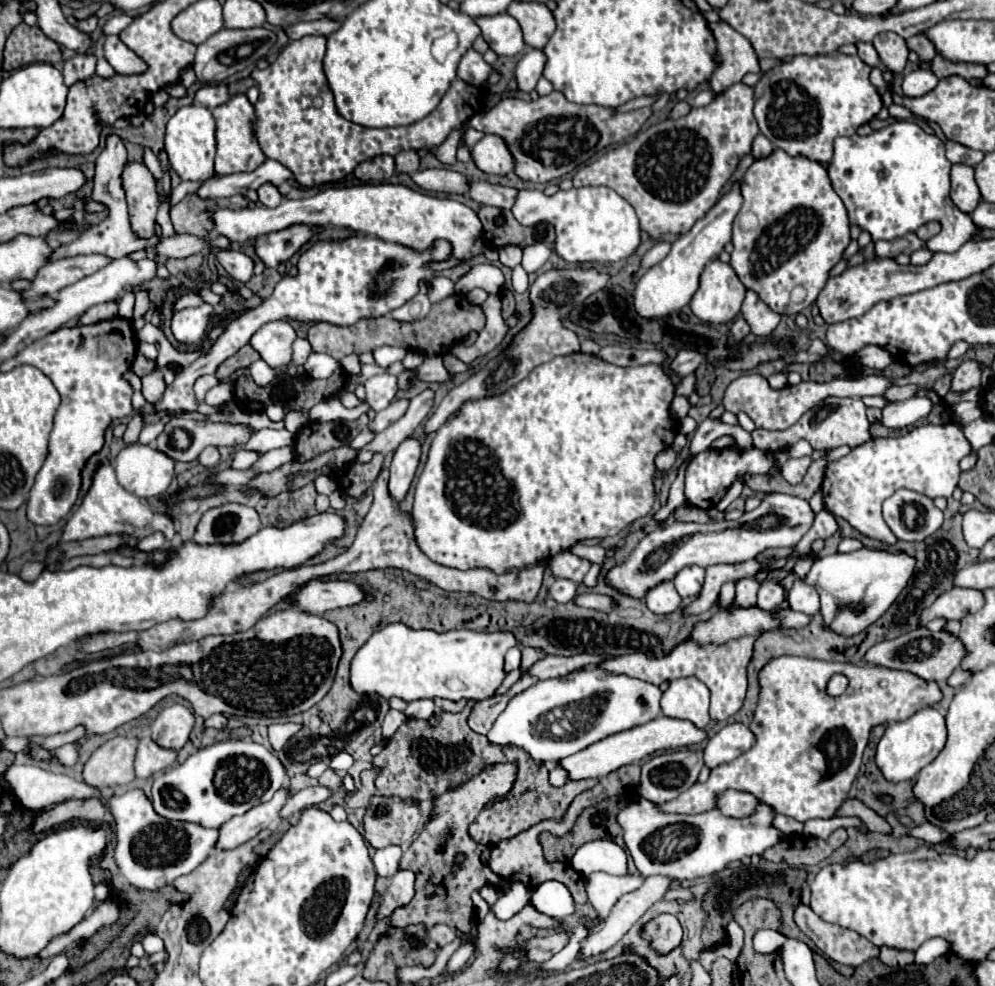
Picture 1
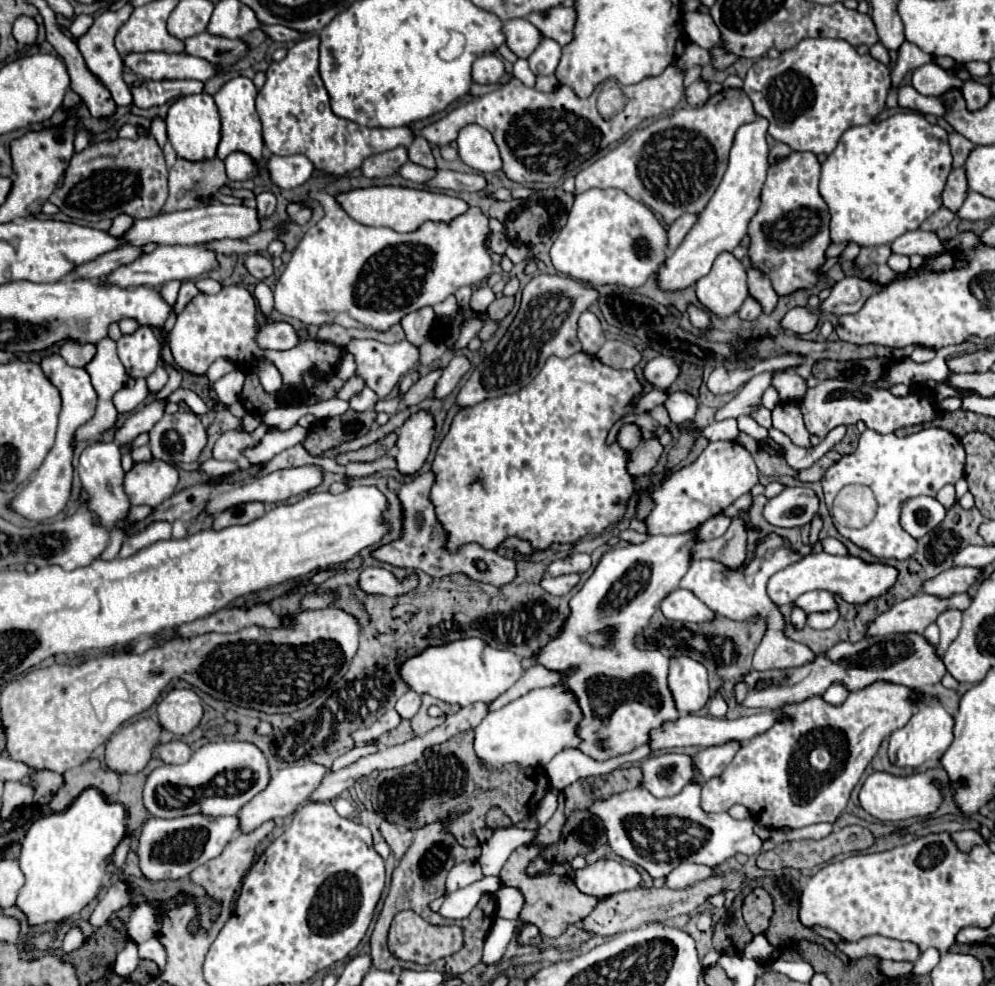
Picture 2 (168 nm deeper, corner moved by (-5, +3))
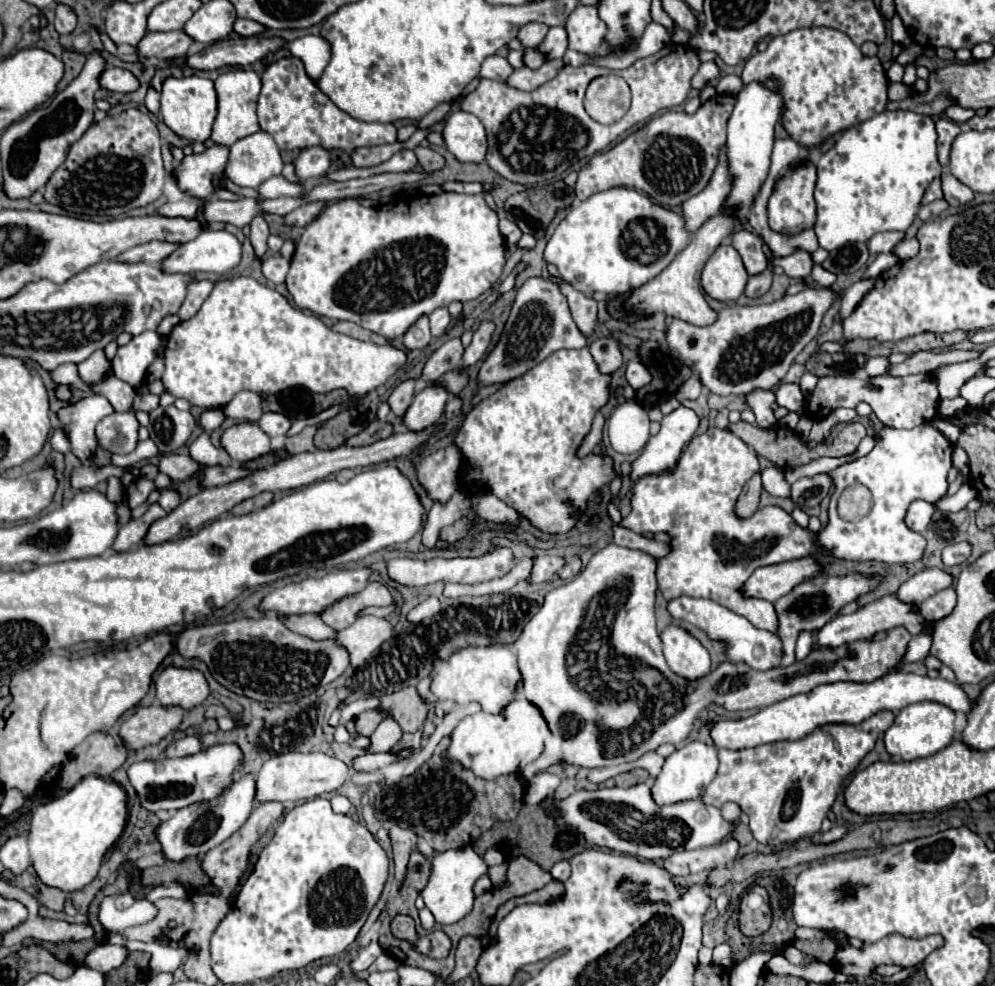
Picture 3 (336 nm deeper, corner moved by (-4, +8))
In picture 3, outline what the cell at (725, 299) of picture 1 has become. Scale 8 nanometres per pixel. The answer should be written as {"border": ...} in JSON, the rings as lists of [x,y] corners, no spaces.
{"border":[[[723,242],[707,260],[701,274],[701,286],[711,298],[733,302],[743,294],[747,278],[749,274],[739,252],[729,242]]]}

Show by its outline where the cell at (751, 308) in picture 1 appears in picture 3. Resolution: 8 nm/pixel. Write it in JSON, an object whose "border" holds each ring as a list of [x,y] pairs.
{"border":[[[739,230],[733,234],[733,246],[739,252],[739,256],[743,258],[743,264],[747,268],[749,276],[755,276],[755,274],[761,274],[767,270],[769,262],[761,250],[761,240],[757,234]]]}

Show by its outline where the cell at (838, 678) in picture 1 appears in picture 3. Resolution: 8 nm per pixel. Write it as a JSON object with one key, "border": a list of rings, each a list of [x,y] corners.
{"border":[[[897,672],[897,674],[887,674],[871,684],[855,684],[855,682],[823,684],[807,694],[797,694],[797,696],[781,700],[773,706],[761,708],[757,714],[753,714],[749,718],[713,722],[711,738],[717,748],[731,748],[731,750],[753,748],[753,746],[777,742],[777,740],[799,740],[799,738],[805,738],[811,730],[815,730],[827,722],[857,724],[875,712],[881,712],[881,710],[899,712],[901,708],[915,704],[915,702],[923,702],[923,700],[945,704],[955,712],[961,710],[967,714],[971,710],[971,702],[959,684],[947,682],[941,676],[929,678],[929,676],[909,674],[909,672]]]}

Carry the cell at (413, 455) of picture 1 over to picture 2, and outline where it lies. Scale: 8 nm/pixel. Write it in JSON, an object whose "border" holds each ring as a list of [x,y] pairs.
{"border":[[[418,411],[406,419],[398,429],[398,471],[402,475],[414,475],[428,457],[434,437],[434,417],[428,411]]]}

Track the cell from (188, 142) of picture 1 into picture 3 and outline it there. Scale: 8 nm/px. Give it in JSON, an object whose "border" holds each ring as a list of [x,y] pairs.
{"border":[[[199,76],[167,78],[161,92],[161,118],[181,138],[189,142],[205,142],[211,136],[211,126],[217,116],[217,96],[213,82]]]}

